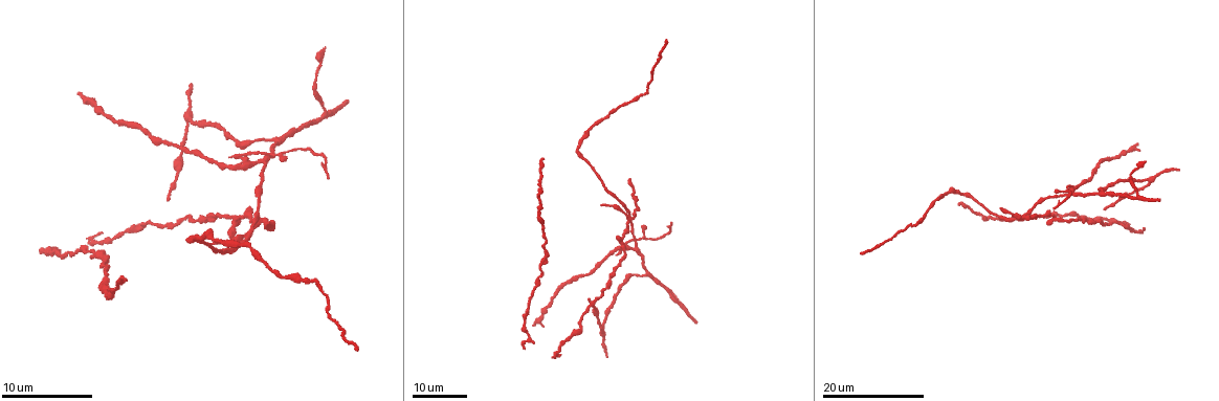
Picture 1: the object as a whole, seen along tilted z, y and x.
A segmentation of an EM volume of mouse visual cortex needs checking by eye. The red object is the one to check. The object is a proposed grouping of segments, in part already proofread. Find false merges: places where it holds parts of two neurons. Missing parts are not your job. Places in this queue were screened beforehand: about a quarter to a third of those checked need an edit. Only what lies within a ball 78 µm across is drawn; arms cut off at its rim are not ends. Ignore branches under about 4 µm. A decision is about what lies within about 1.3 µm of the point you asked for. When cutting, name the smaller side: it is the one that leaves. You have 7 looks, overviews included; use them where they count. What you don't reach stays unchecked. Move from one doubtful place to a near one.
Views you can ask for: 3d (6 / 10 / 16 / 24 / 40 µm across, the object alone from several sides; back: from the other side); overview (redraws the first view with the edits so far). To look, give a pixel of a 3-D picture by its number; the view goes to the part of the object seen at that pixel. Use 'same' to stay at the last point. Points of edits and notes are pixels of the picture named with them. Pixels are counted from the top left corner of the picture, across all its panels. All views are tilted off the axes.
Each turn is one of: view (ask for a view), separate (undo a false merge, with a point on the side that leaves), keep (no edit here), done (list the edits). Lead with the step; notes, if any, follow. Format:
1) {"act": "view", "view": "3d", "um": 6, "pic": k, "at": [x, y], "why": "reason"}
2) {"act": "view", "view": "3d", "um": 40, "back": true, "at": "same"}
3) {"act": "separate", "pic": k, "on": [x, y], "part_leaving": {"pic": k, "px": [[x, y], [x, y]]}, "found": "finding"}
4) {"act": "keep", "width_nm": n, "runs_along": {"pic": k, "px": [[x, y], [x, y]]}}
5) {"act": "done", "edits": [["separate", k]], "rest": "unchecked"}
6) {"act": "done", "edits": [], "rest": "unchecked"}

{"act": "view", "view": "3d", "um": 16, "pic": 1, "at": [250, 233]}

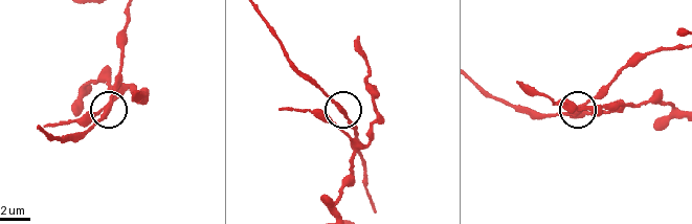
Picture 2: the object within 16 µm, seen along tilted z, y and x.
{"act": "view", "view": "3d", "um": 10, "pic": 2, "at": [339, 109]}

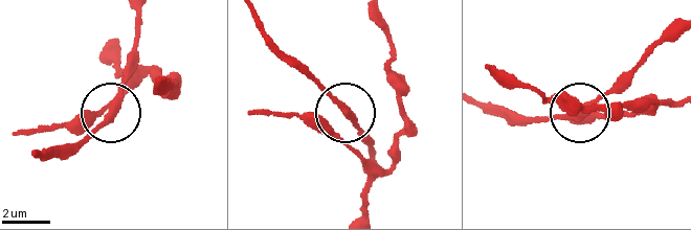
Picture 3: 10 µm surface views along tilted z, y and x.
{"act": "keep", "width_nm": 260, "found": "one neuron here"}

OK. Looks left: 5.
{"act": "view", "view": "3d", "um": 16, "pic": 1, "at": [649, 88], "why": "sudden change in width"}

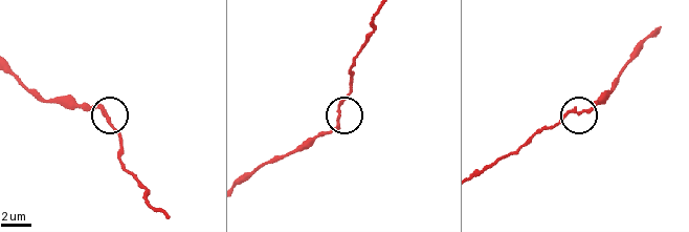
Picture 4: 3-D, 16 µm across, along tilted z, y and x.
{"act": "view", "view": "3d", "um": 6, "pic": 4, "at": [577, 111], "why": "zoom in"}

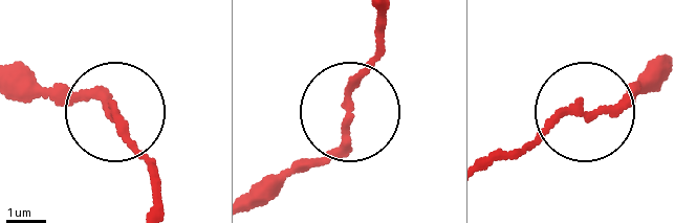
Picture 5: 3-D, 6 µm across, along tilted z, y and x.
{"act": "separate", "pic": 5, "on": [116, 115], "part_leaving": {"pic": 5, "px": [[106, 96], [114, 125], [153, 170], [158, 210]]}, "found": "a second neuron is stuck on"}

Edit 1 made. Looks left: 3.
{"act": "view", "view": "overview"}

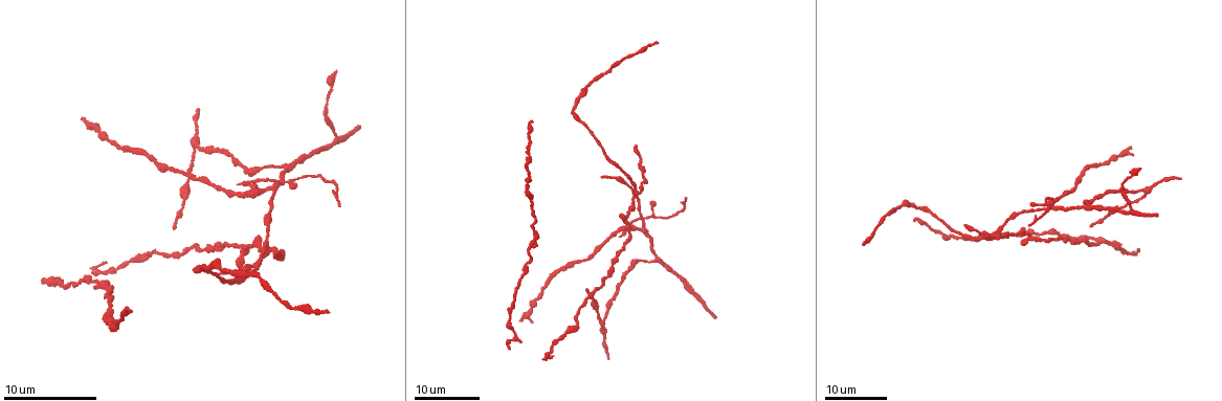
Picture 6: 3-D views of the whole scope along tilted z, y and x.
{"act": "view", "view": "3d", "um": 24, "pic": 6, "at": [655, 259], "why": "three arms meet"}

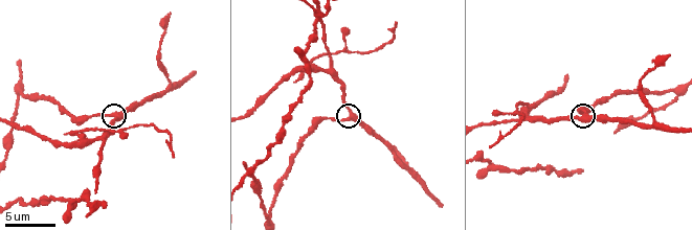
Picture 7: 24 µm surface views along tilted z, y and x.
{"act": "view", "view": "3d", "um": 6, "pic": 7, "at": [115, 113]}

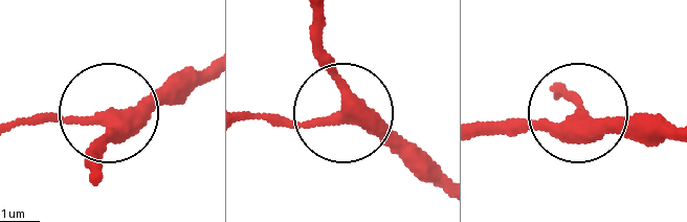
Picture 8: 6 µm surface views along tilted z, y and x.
{"act": "keep", "runs_along": {"pic": 8, "px": [[313, 14], [313, 51], [342, 106], [425, 178]]}, "found": "all the same neuron"}

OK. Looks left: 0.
{"act": "done", "edits": [["separate", 5]], "rest": "unchecked"}

